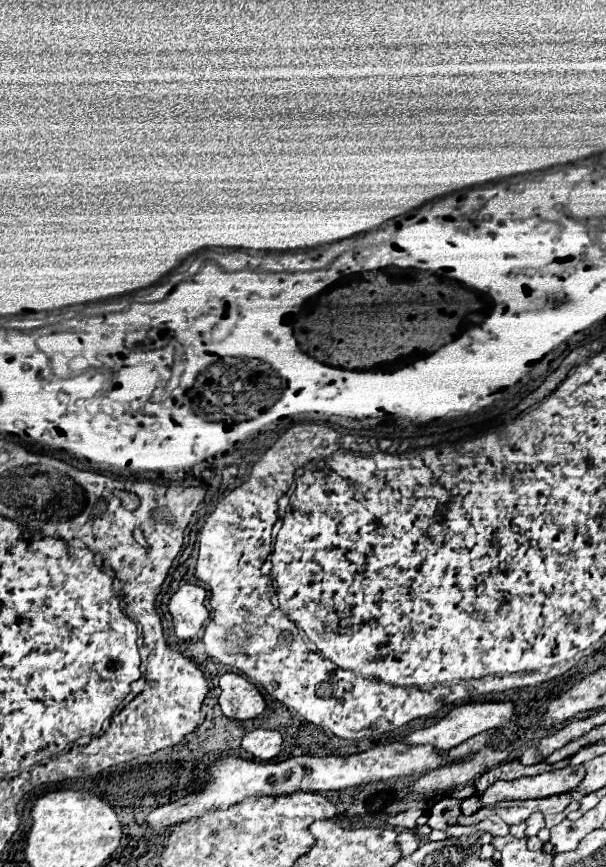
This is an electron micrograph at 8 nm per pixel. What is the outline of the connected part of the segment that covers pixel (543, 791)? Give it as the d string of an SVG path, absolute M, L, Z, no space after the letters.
M566 766L562 770L552 770L552 772L544 772L538 776L530 776L530 778L518 778L512 782L494 782L486 792L482 792L478 796L478 800L484 806L494 806L500 800L530 800L530 798L548 798L548 796L556 796L556 794L564 794L566 790L576 790L576 786L582 782L584 778L584 766Z

